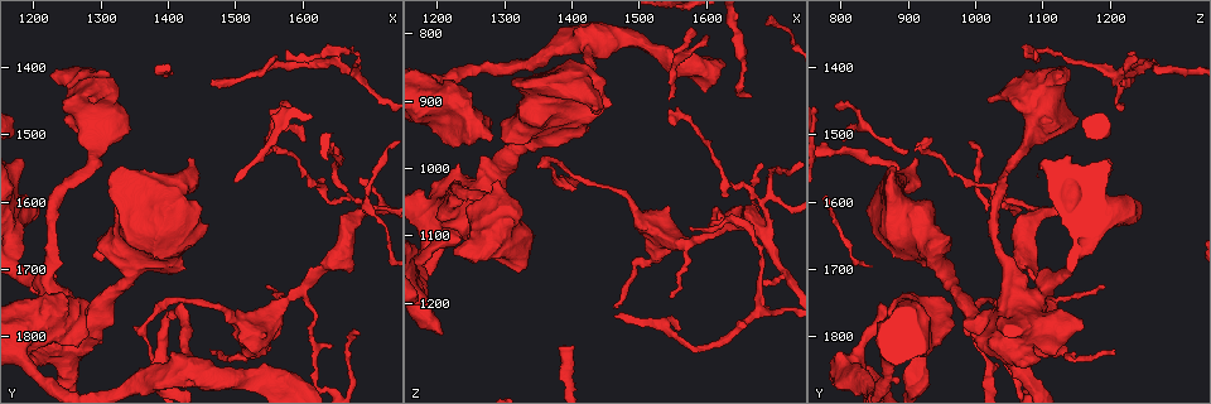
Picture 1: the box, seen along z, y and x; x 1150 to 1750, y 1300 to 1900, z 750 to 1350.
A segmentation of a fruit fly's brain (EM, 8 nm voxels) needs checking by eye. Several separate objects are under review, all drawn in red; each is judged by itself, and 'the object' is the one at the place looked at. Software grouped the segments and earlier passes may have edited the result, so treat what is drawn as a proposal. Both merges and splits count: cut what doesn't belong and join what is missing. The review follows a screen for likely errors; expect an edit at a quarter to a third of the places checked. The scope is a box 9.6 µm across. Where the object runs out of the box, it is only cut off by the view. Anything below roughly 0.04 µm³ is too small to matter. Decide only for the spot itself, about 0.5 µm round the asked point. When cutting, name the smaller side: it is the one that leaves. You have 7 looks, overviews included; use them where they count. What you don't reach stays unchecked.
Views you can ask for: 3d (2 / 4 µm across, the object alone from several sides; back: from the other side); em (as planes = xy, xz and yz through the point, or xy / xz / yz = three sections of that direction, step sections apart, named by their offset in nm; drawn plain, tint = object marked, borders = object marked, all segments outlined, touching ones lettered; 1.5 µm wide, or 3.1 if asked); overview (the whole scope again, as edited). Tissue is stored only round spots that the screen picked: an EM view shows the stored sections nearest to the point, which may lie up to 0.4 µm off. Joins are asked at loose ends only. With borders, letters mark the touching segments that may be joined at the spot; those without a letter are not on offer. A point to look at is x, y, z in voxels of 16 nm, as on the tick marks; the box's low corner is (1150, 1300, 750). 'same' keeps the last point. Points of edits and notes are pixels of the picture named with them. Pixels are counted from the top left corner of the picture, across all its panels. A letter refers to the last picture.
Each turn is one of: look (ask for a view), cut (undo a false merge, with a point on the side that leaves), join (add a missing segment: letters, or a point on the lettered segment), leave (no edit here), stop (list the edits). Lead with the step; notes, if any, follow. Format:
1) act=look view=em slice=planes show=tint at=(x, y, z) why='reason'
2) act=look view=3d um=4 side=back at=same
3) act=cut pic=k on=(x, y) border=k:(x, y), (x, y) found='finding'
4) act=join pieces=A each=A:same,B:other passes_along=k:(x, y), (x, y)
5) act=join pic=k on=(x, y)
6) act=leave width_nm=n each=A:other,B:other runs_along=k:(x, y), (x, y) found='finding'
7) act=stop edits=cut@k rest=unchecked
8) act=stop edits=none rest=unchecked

act=look view=em slice=xy step=8 show=tint at=(1490, 1770, 1065) why='thick turns thin'

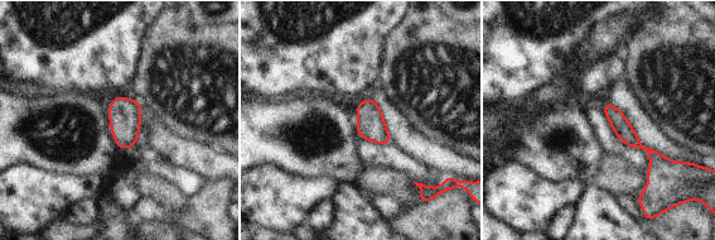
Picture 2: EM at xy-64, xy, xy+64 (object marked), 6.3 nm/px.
act=look view=em slice=xy step=8 show=borders at=same

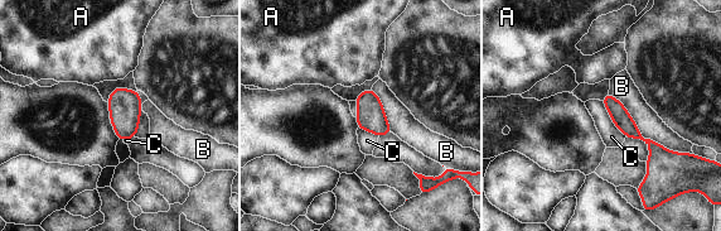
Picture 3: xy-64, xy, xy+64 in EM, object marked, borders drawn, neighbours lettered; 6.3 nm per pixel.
act=leave each=A:other,B:other,C:other runs_along=3:(608, 97), (653, 148), (652, 169) found='continuous, no second cell'

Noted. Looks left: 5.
act=look view=em slice=xz step=4 show=borders at=(1470, 1830, 1210) why='an open end'

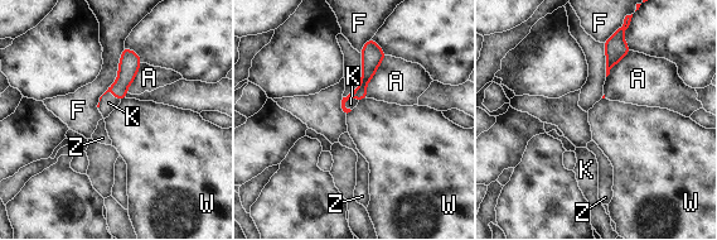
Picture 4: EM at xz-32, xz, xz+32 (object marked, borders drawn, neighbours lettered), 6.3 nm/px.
act=look view=em slice=planes show=borders at=same why='cut it another way'

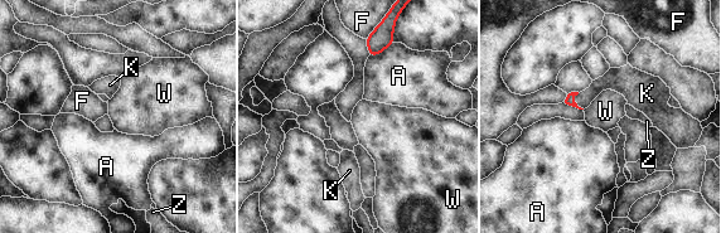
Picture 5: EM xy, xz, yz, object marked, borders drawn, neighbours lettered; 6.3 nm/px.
act=join pieces=K each=A:other,F:other,K:same,W:other,Z:other passes_along=5:(569, 100), (576, 103), (608, 81) found='the cell continues'

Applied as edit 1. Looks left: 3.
act=look view=3d um=2 at=(1545, 1725, 1190) why='free end'

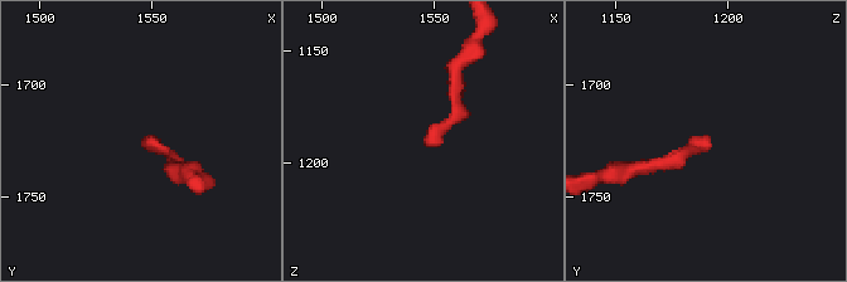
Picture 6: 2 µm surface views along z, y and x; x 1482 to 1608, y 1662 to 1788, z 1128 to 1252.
act=look view=em slice=planes show=plain at=(1546, 1725, 1188) why='shape alone is not enough'

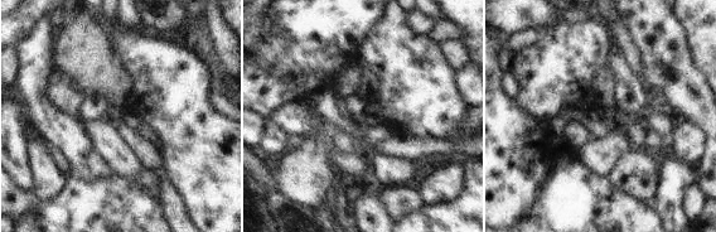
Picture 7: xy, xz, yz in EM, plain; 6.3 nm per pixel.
act=look view=em slice=planes show=borders at=same

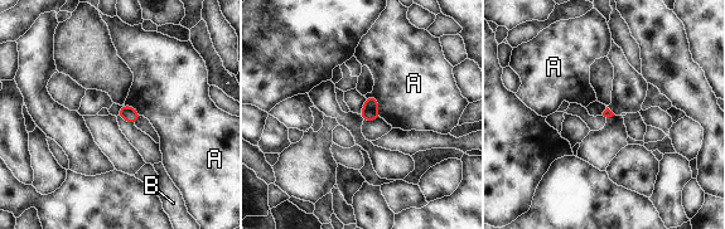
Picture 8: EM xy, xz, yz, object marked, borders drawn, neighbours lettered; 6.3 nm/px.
act=leave longest_contact=A:170nm each=A:other,B:other found='none of them fits'

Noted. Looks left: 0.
act=stop edits=join@5 rest=unchecked

